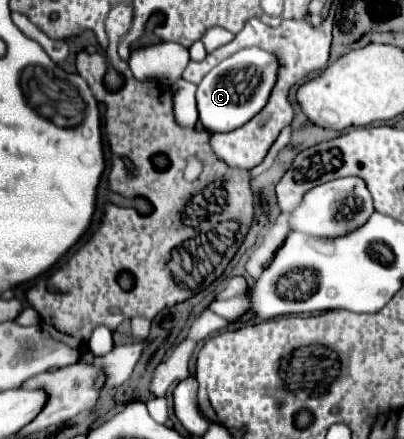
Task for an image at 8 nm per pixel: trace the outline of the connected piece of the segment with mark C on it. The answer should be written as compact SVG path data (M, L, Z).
M243 48L219 62L197 88L199 122L209 132L231 132L247 124L267 104L277 82L279 58L263 48Z

